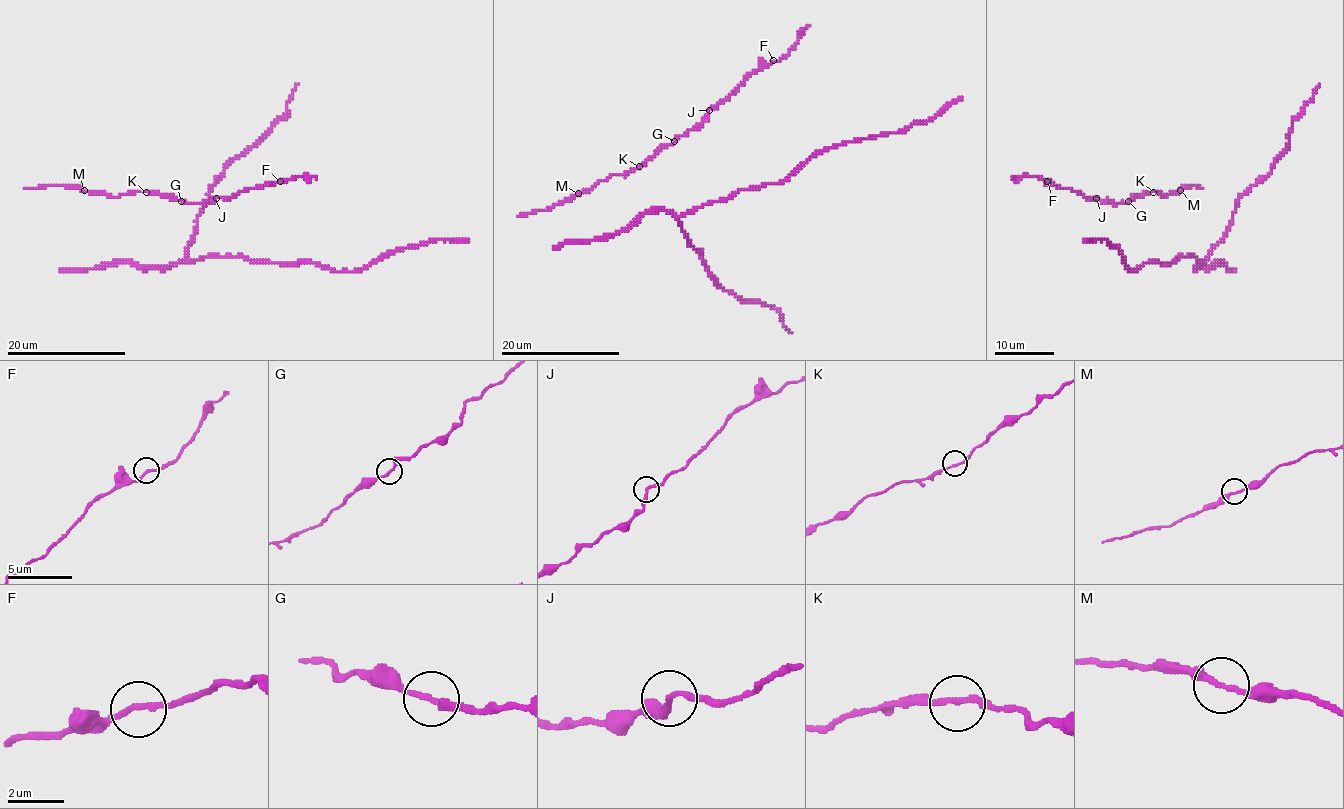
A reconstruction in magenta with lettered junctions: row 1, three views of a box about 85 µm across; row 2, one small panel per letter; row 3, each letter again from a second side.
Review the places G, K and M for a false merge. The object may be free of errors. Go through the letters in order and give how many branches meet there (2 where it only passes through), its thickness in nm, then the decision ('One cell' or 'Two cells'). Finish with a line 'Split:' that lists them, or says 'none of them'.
G: Branches: 2. Thickness 190 nm. One cell
K: Branches: 2. Thickness 190 nm. One cell
M: Branches: 2. Thickness 200 nm. One cell
Split: none of them

